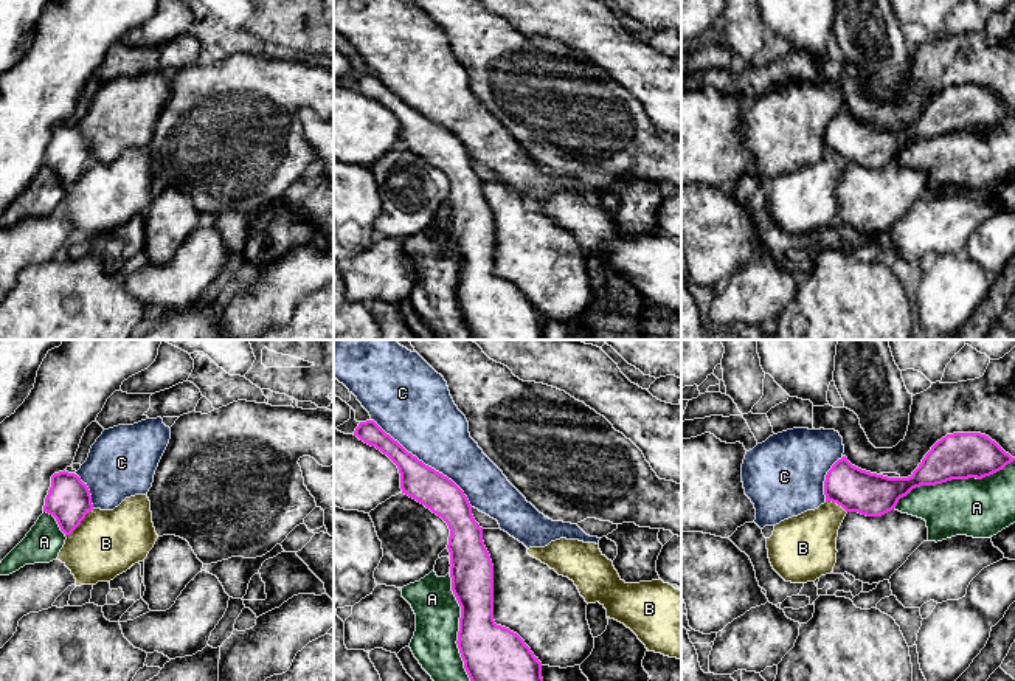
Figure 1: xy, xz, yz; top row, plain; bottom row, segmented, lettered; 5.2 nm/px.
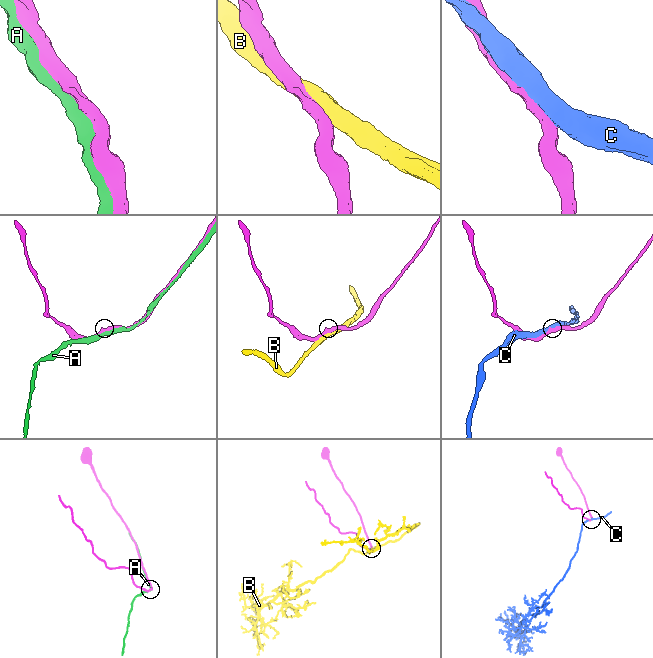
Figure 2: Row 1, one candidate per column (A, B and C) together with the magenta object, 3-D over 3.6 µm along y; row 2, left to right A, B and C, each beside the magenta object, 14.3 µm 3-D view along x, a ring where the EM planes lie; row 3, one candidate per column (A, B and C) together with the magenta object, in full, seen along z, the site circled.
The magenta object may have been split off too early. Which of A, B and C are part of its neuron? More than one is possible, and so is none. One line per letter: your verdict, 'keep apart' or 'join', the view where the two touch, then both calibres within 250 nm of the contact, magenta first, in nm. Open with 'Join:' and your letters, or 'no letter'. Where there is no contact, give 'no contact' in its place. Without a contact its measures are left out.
Join: no letter
A: keep apart | yz | 240/300 nm
B: keep apart | xy | 240/340 nm
C: keep apart | xz | 190/360 nm

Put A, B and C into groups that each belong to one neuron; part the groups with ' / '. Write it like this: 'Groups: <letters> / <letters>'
Groups: A C / B

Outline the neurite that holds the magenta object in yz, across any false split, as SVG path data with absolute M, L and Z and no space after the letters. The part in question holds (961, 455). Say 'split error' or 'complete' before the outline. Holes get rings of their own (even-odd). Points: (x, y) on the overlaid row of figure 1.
complete; M953 433L937 441L925 455L919 467L908 478L888 478L852 465L846 456L838 459L826 475L826 501L837 503L846 512L858 512L866 517L882 517L895 509L900 498L920 486L936 486L951 479L982 479L1013 462L995 441L981 433Z

